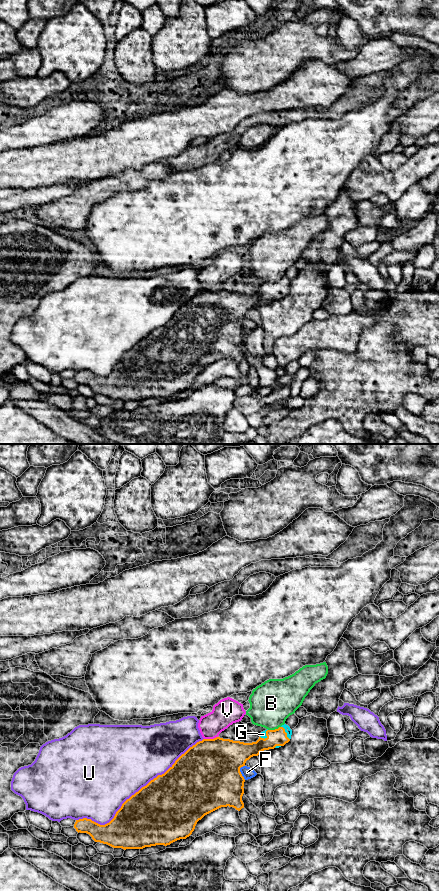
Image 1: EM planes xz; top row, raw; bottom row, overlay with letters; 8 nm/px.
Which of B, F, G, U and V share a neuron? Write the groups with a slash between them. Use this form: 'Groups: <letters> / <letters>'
Groups: B / F / G / U / V

